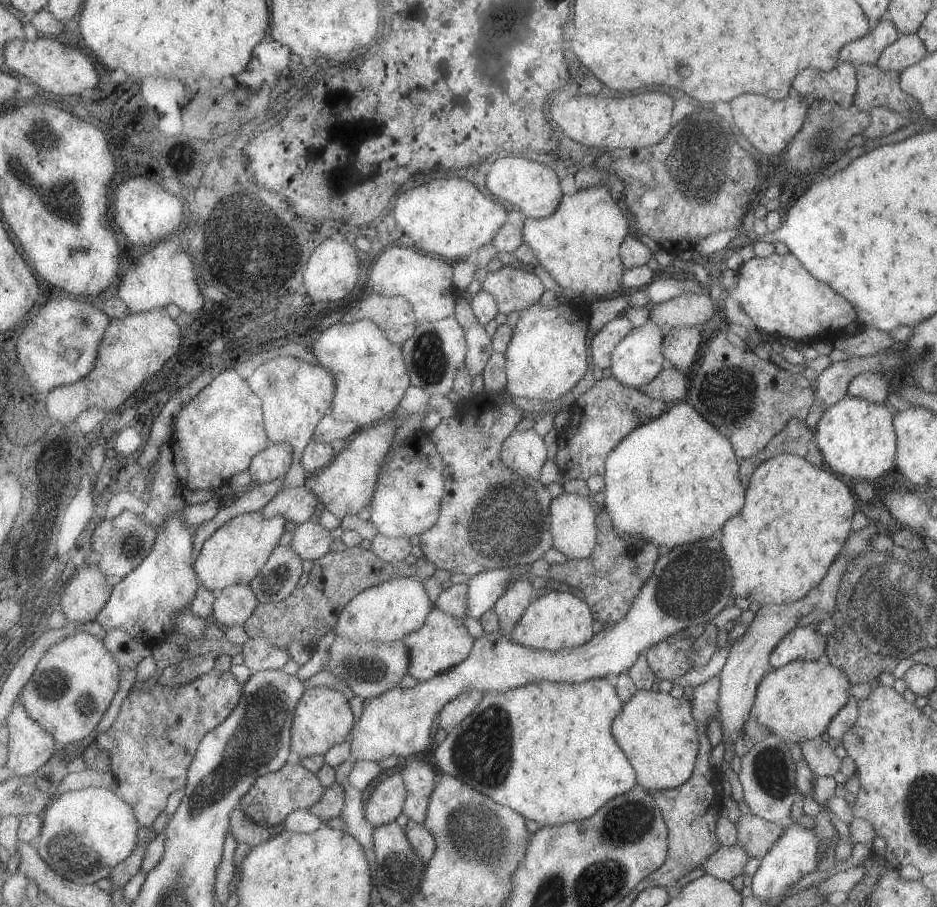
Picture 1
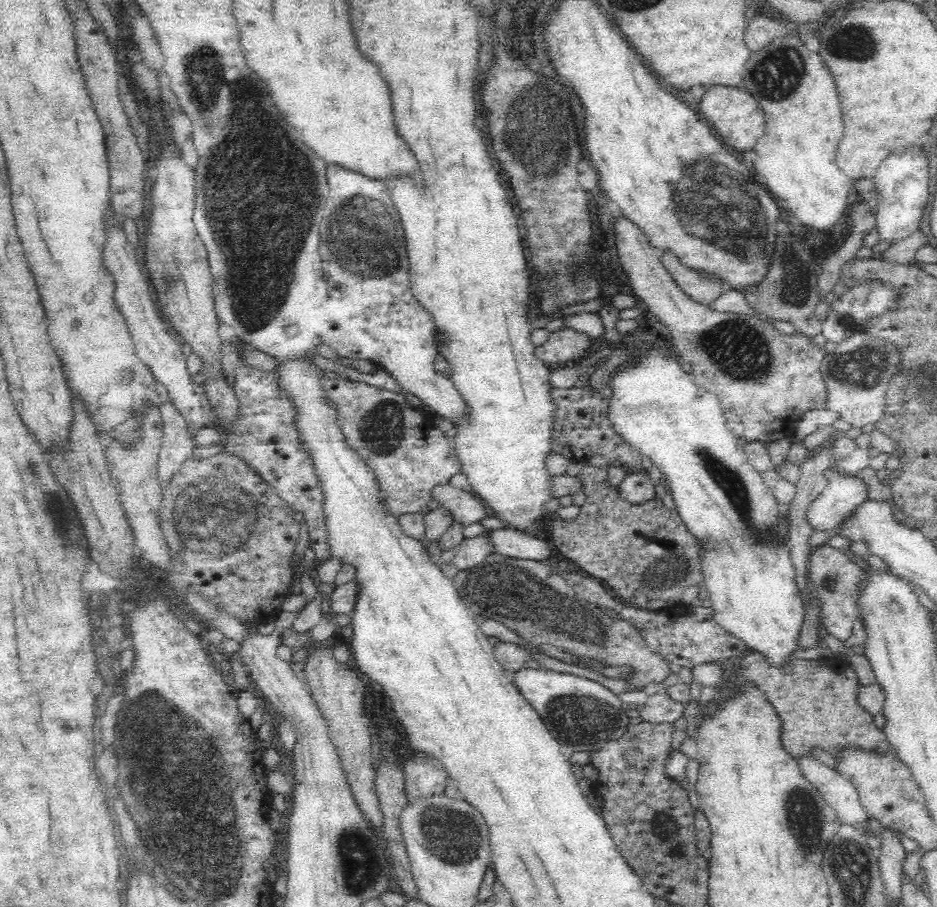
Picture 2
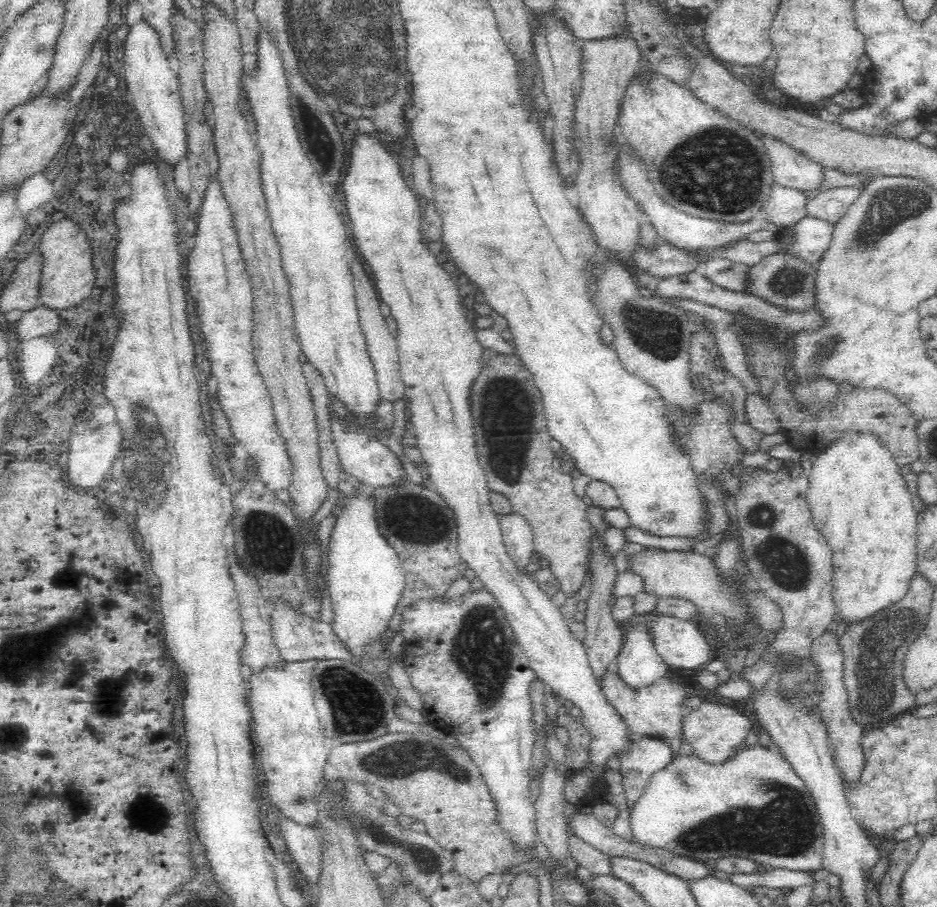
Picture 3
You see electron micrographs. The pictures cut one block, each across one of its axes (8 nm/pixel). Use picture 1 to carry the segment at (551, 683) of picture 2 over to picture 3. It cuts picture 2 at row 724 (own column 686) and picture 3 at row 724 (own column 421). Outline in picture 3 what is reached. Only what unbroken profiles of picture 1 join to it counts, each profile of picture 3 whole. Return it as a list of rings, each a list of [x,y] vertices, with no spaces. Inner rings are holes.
[[[702,702],[697,710],[685,712],[683,717],[684,742],[690,747],[689,752],[700,757],[704,762],[710,764],[724,764],[736,753],[752,728],[752,718],[740,713],[740,710],[724,704]]]

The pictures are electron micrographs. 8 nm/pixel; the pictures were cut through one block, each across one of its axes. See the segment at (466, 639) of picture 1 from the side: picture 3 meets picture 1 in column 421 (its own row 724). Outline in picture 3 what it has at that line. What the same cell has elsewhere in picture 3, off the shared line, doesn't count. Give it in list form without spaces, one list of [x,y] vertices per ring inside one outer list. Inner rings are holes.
[[[616,664],[608,666],[607,672],[601,681],[602,689],[605,692],[606,698],[610,701],[610,704],[621,714],[621,717],[628,723],[629,735],[632,740],[638,740],[638,738],[644,738],[644,736],[657,736],[658,738],[665,738],[668,744],[672,747],[673,753],[679,754],[681,735],[683,732],[683,717],[685,715],[684,700],[686,700],[686,686],[682,682],[676,682],[668,676],[660,678],[657,682],[650,685],[639,687],[638,689],[630,687],[626,682],[622,681],[620,673]]]

